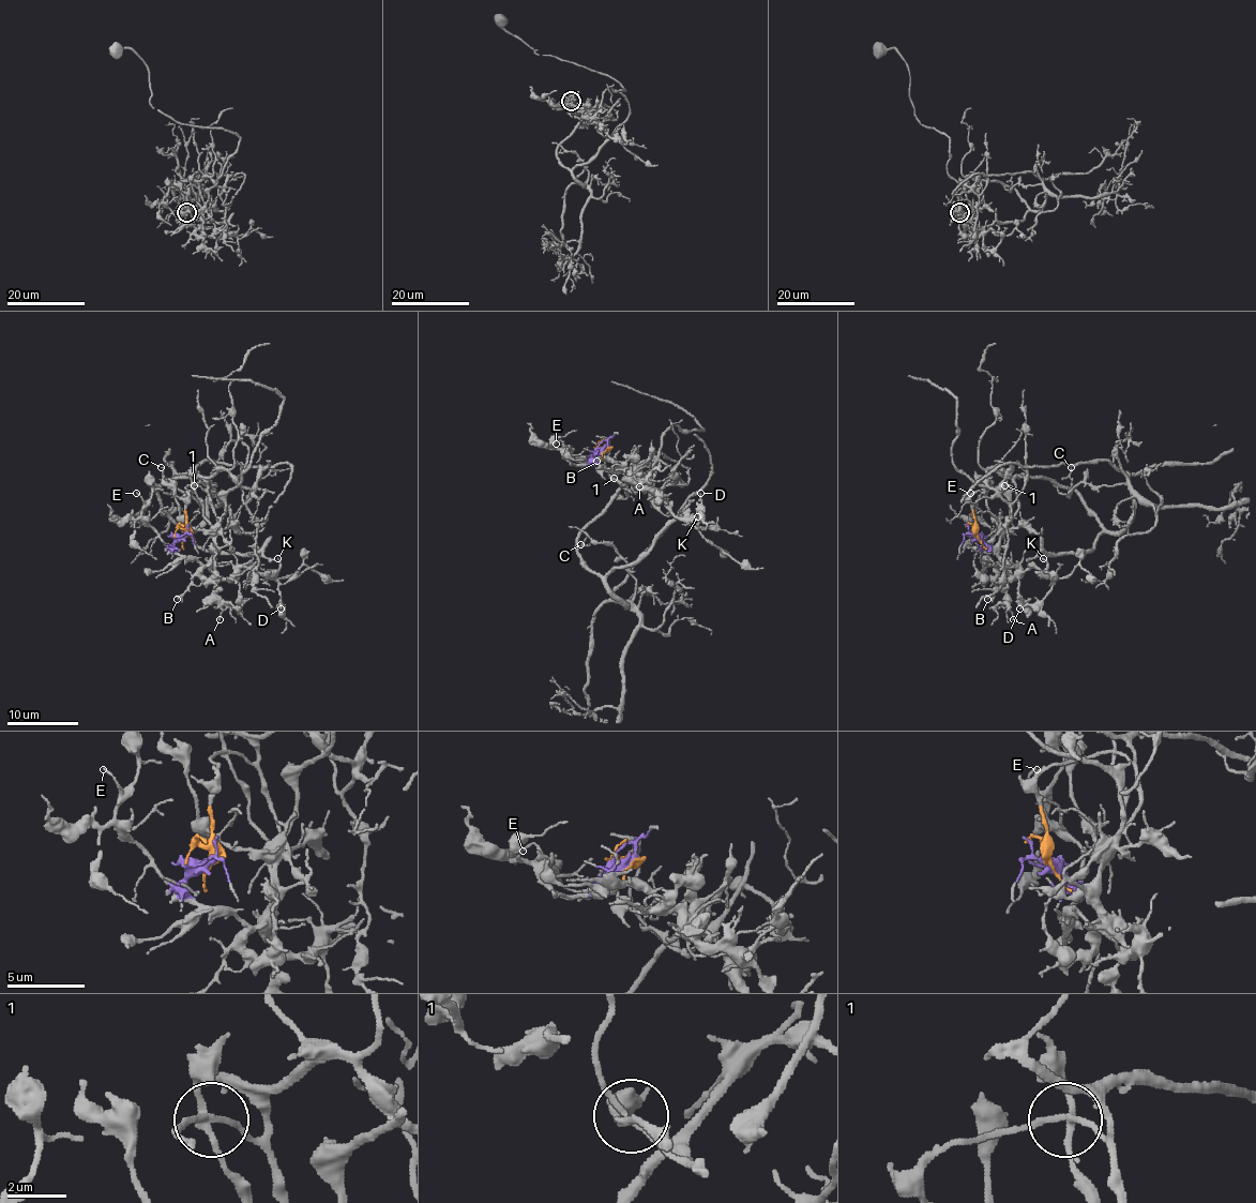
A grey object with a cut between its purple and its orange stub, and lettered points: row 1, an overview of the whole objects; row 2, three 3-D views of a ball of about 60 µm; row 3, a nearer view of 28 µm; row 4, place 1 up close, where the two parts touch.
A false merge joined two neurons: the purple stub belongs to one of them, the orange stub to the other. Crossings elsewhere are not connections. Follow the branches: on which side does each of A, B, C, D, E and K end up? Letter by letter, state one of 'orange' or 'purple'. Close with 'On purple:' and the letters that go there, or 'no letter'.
A: purple
B: purple
C: orange
D: purple
E: purple
K: purple
On purple: A, B, D, E, K

